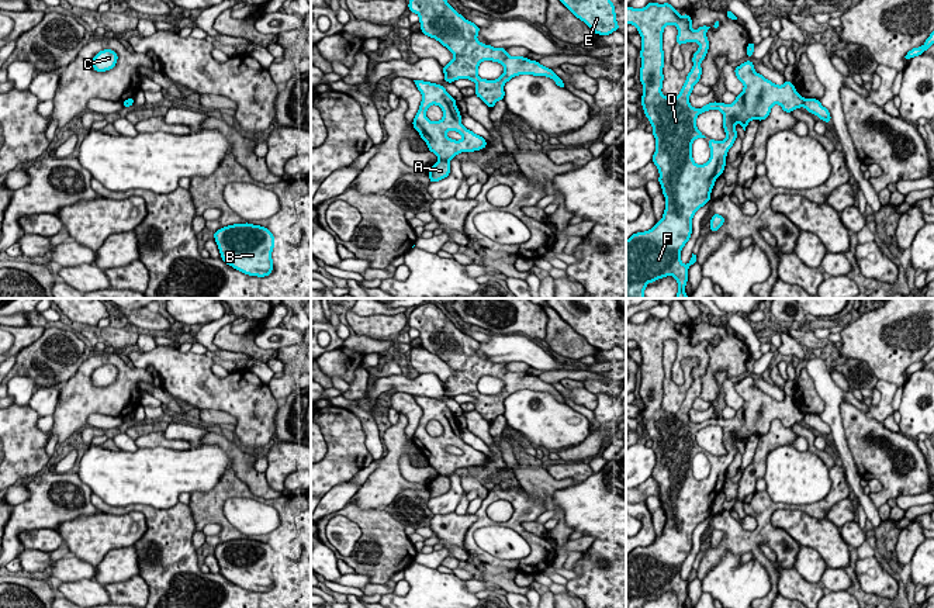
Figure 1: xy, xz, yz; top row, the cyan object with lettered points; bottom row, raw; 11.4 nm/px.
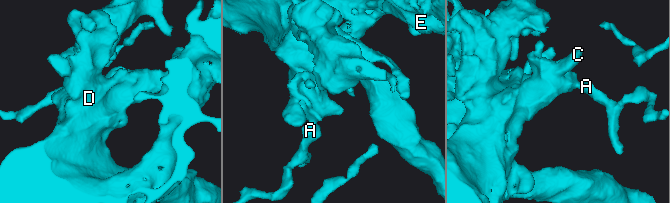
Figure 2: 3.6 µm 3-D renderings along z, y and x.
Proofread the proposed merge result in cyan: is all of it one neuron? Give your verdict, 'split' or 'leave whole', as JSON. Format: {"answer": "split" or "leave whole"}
{"answer": "split"}

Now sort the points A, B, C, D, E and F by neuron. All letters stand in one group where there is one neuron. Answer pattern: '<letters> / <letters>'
A / B C D E F

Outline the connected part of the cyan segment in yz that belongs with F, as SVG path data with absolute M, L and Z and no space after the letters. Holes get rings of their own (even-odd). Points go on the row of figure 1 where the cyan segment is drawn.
M650 1L643 8L626 7L626 25L632 24L637 28L641 37L641 68L640 83L643 84L641 106L644 115L653 125L653 135L655 138L655 152L651 162L657 166L663 194L665 197L665 210L663 220L644 232L636 232L626 241L626 298L646 298L644 289L648 283L667 276L672 276L678 283L678 293L675 298L689 298L685 293L688 281L688 269L696 263L696 255L692 253L689 263L681 262L681 251L692 235L692 218L695 213L710 201L710 193L717 177L722 176L726 166L726 156L738 137L736 124L738 122L746 131L751 120L762 121L768 118L774 104L779 104L785 113L792 113L795 108L803 107L805 99L796 91L792 82L785 80L782 86L772 83L762 75L754 70L754 63L748 59L740 66L734 68L737 79L744 84L743 91L736 96L731 104L709 103L702 108L693 108L689 104L689 94L693 86L700 80L702 68L700 62L705 59L709 49L709 39L706 31L710 28L702 25L692 30L692 18L689 14L679 15L670 3L658 4ZM665 25L675 25L678 30L677 45L686 42L698 42L699 49L693 53L693 68L686 76L686 80L675 99L667 97L661 93L663 89L663 32ZM709 110L719 110L723 114L723 129L726 132L724 141L715 141L709 138L710 158L703 165L696 165L692 158L692 144L696 138L706 138L696 128L696 117Z

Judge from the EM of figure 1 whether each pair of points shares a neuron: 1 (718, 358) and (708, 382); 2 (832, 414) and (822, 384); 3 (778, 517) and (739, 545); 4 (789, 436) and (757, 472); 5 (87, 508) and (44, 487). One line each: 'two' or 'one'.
1: one
2: one
3: two
4: one
5: one

